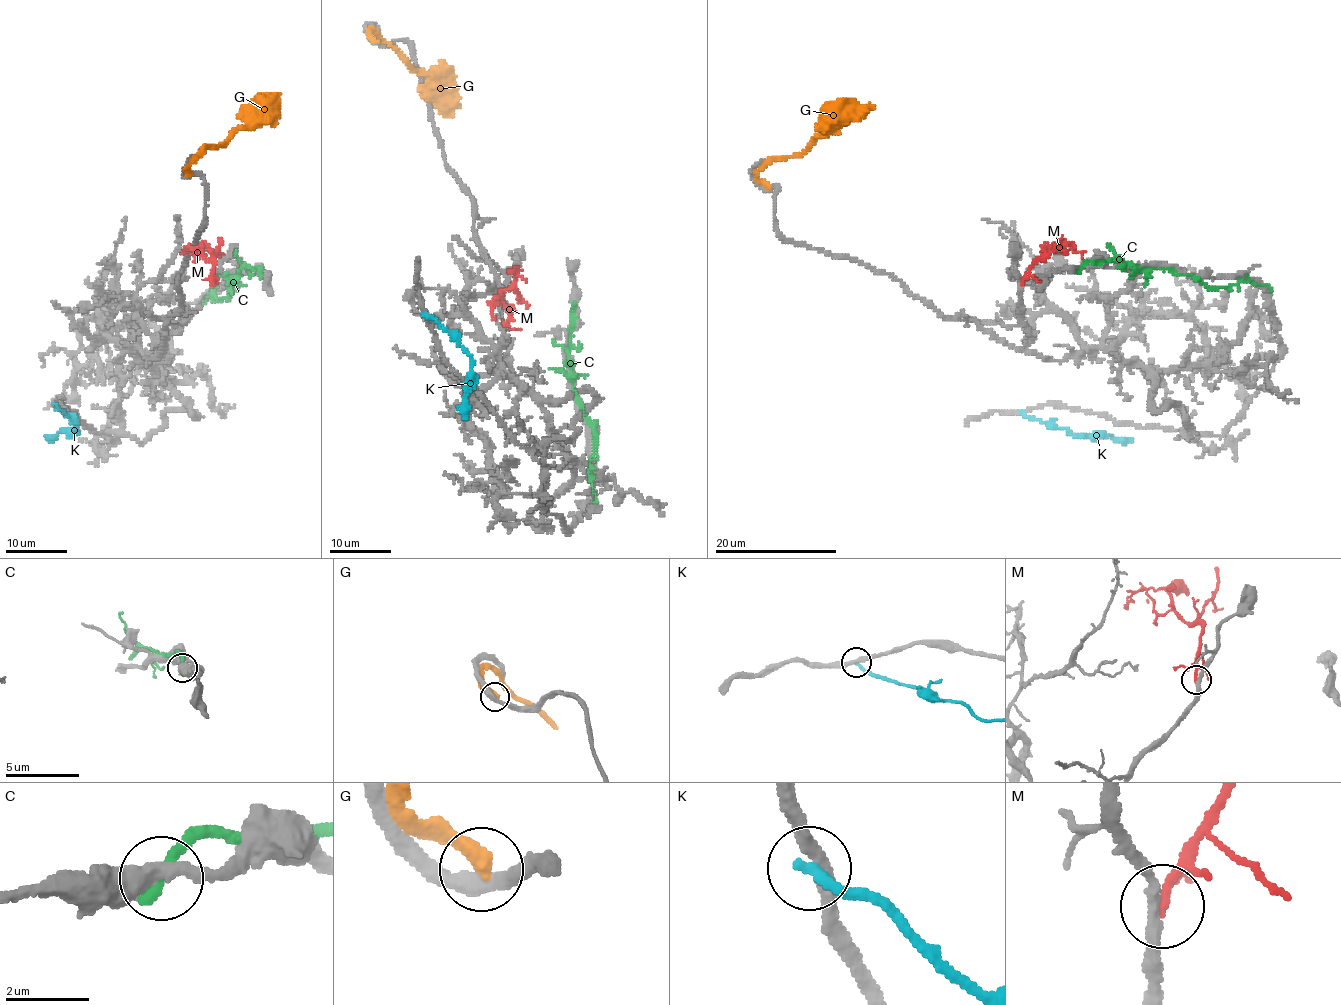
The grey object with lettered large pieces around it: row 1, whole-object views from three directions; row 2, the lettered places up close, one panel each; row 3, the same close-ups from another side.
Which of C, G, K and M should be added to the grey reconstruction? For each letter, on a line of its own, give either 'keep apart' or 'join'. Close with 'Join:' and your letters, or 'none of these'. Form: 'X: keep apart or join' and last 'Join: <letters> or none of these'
C: keep apart
G: keep apart
K: keep apart
M: join
Join: M

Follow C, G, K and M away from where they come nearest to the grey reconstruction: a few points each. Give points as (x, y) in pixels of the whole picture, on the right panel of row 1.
C: (1081, 267), (1087, 261), (1123, 259), (1137, 269), (1195, 277), (1208, 287), (1249, 281), (1272, 290)
G: (768, 187), (757, 178), (759, 169), (772, 159), (797, 155), (840, 122), (857, 117), (873, 106)
K: (1021, 412), (1080, 436), (1133, 439)
M: (1021, 284), (1022, 278), (1035, 262), (1043, 259), (1051, 246), (1069, 243), (1075, 249), (1085, 250)

